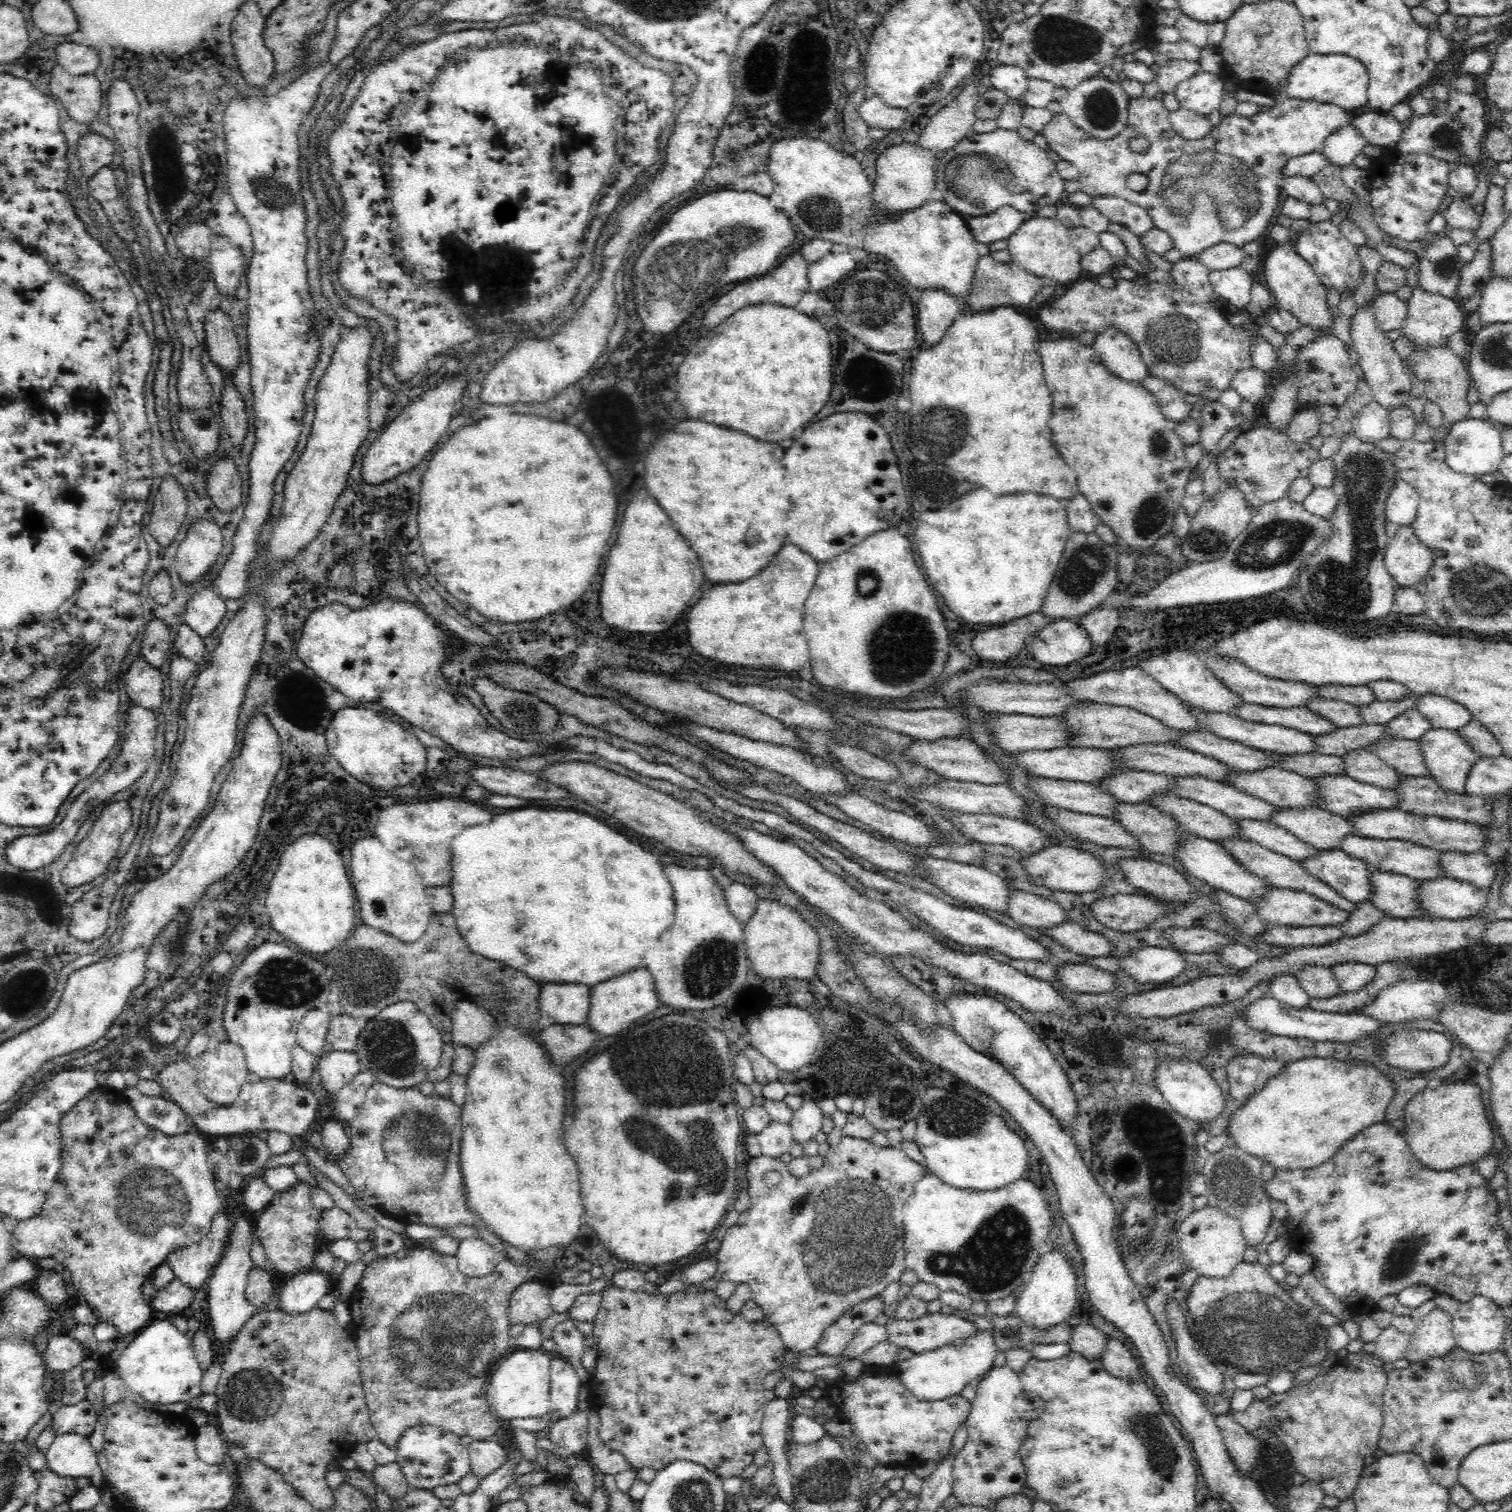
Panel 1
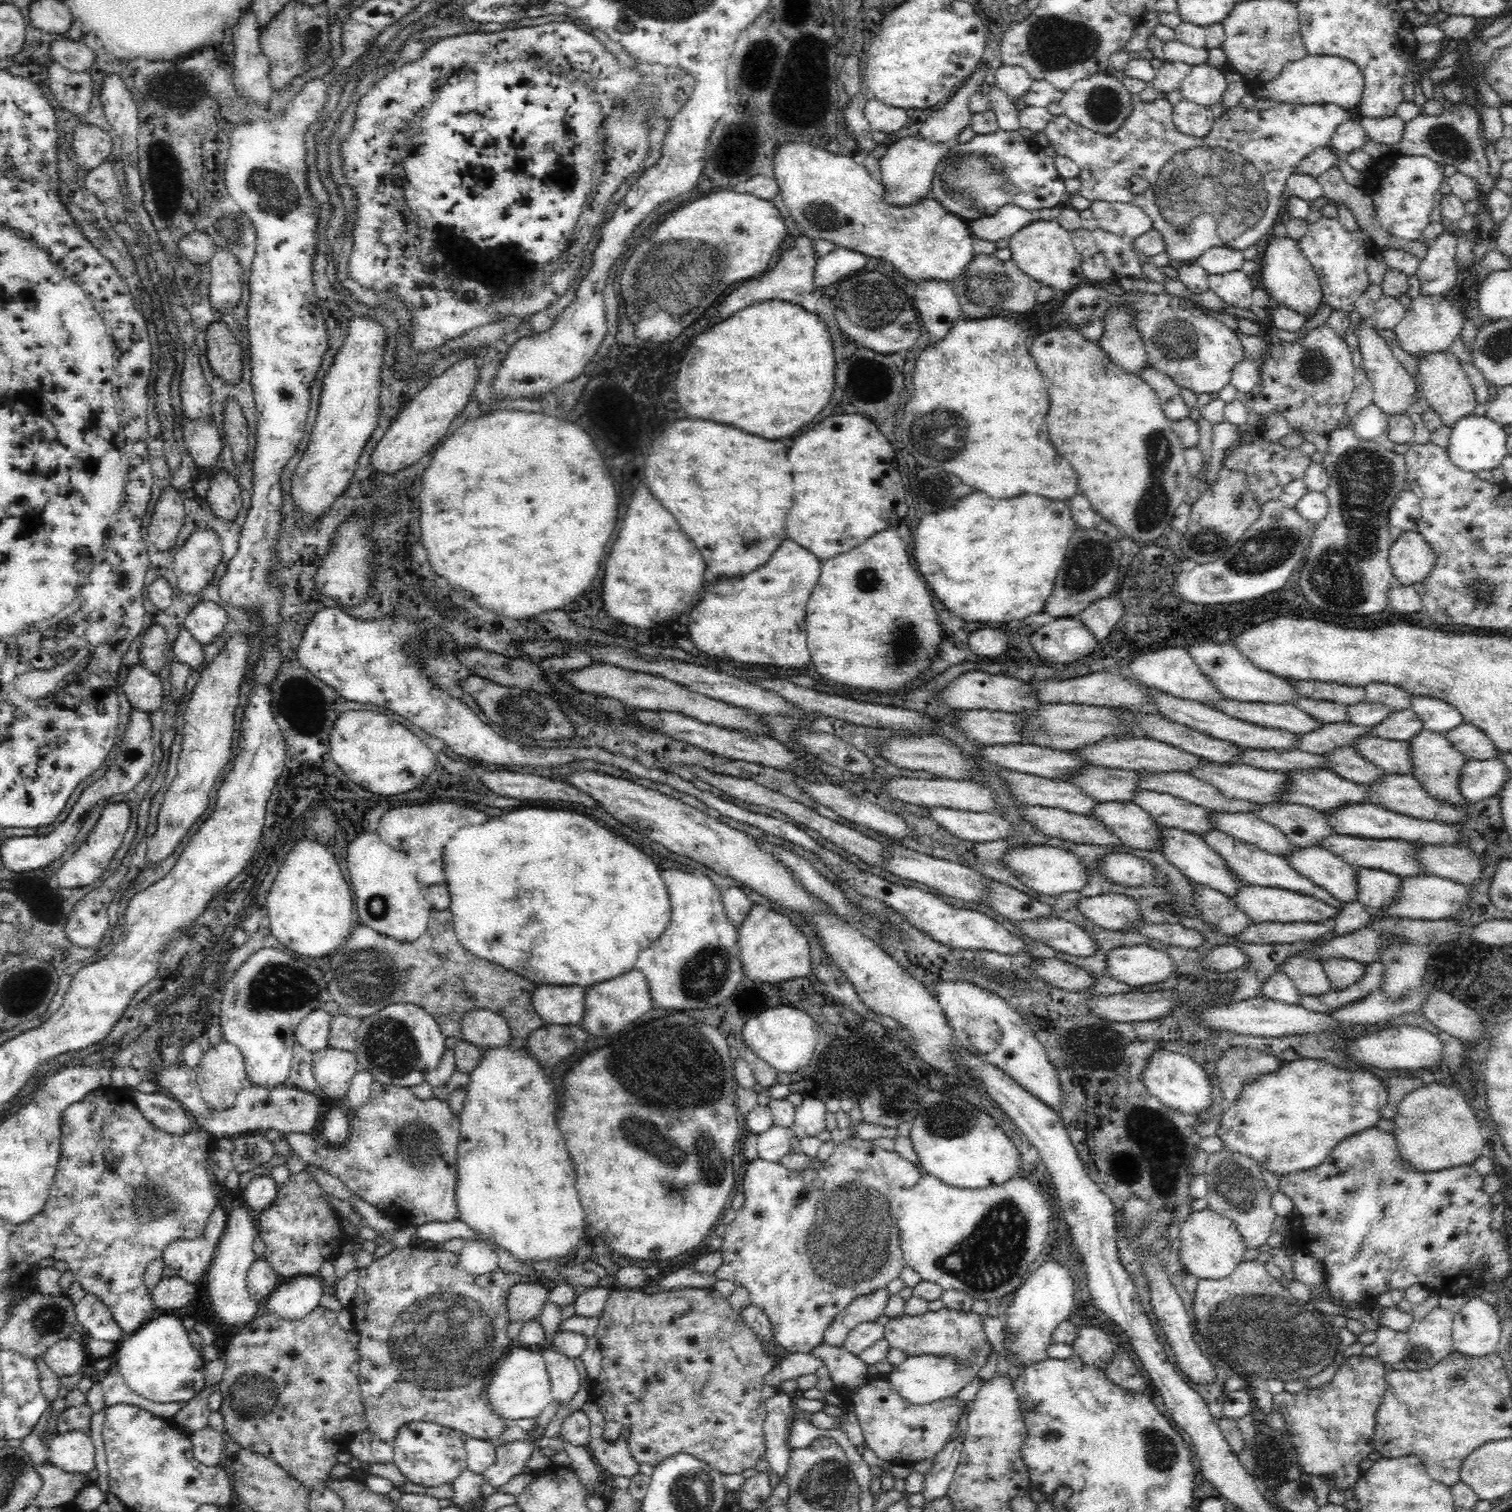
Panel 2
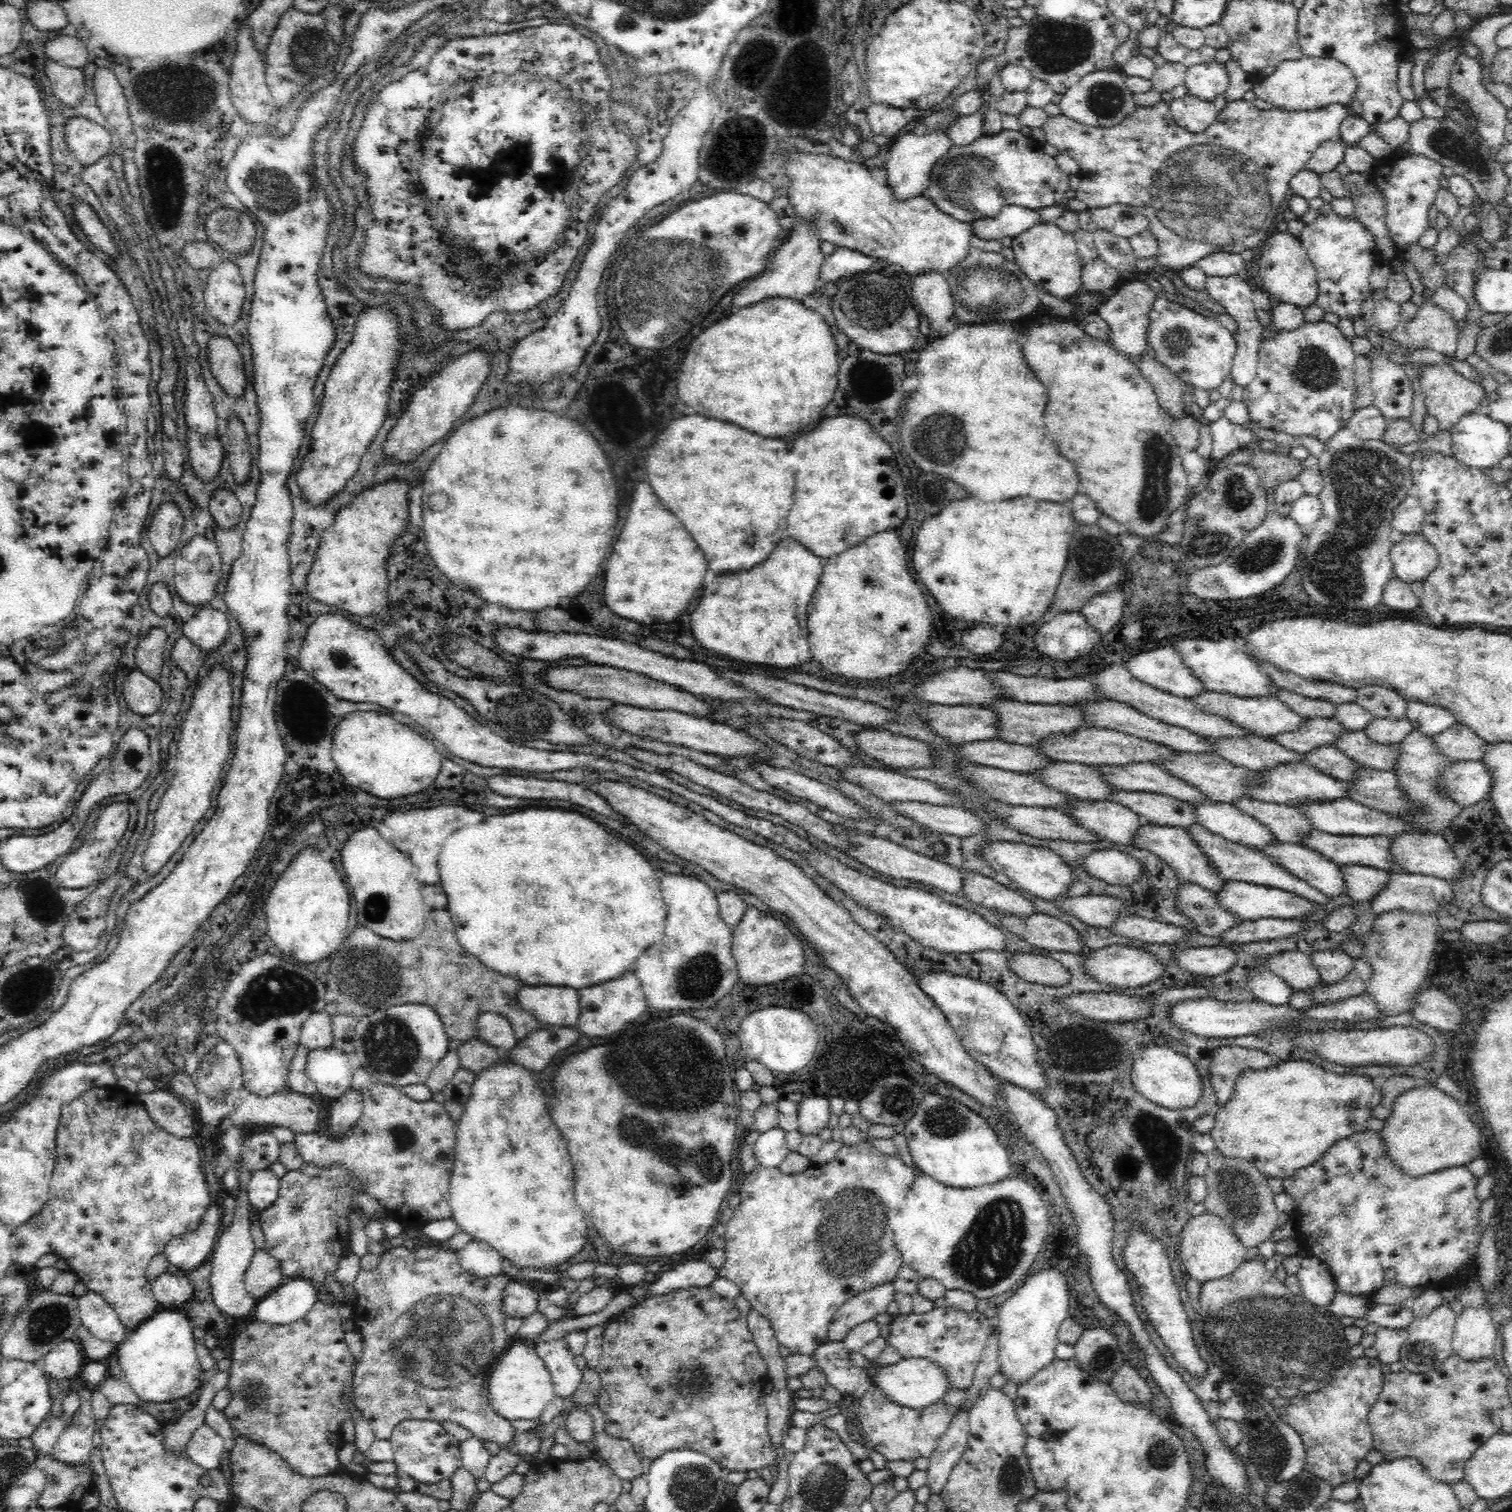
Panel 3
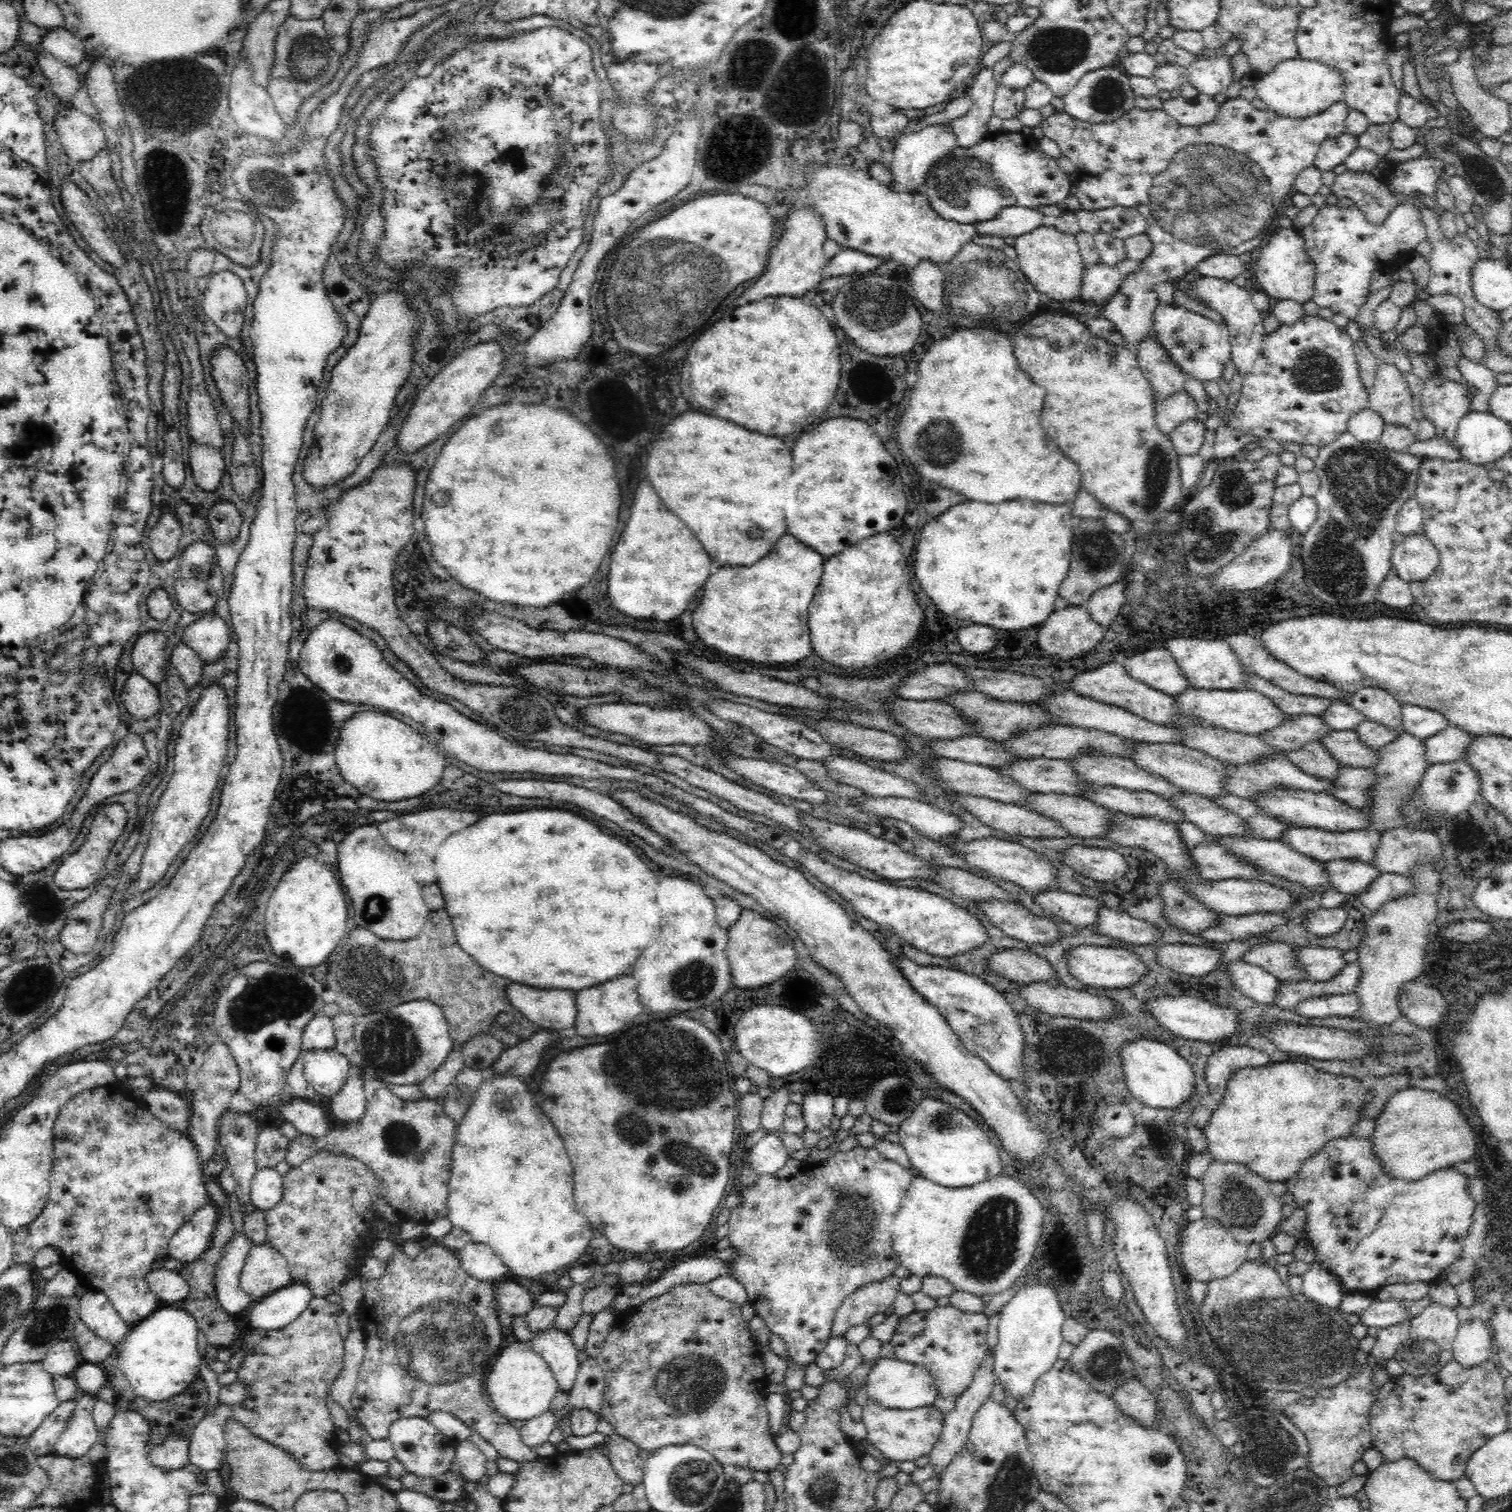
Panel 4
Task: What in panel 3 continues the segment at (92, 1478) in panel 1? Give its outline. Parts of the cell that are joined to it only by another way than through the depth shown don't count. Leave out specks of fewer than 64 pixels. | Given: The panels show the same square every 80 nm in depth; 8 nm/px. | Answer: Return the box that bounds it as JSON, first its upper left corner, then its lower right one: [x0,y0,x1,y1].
[50,1386,100,1464]

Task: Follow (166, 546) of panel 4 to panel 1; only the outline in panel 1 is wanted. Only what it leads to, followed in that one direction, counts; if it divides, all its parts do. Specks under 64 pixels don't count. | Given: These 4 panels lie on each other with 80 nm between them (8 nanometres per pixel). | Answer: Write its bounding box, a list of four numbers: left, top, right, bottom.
[150,476,186,548]

